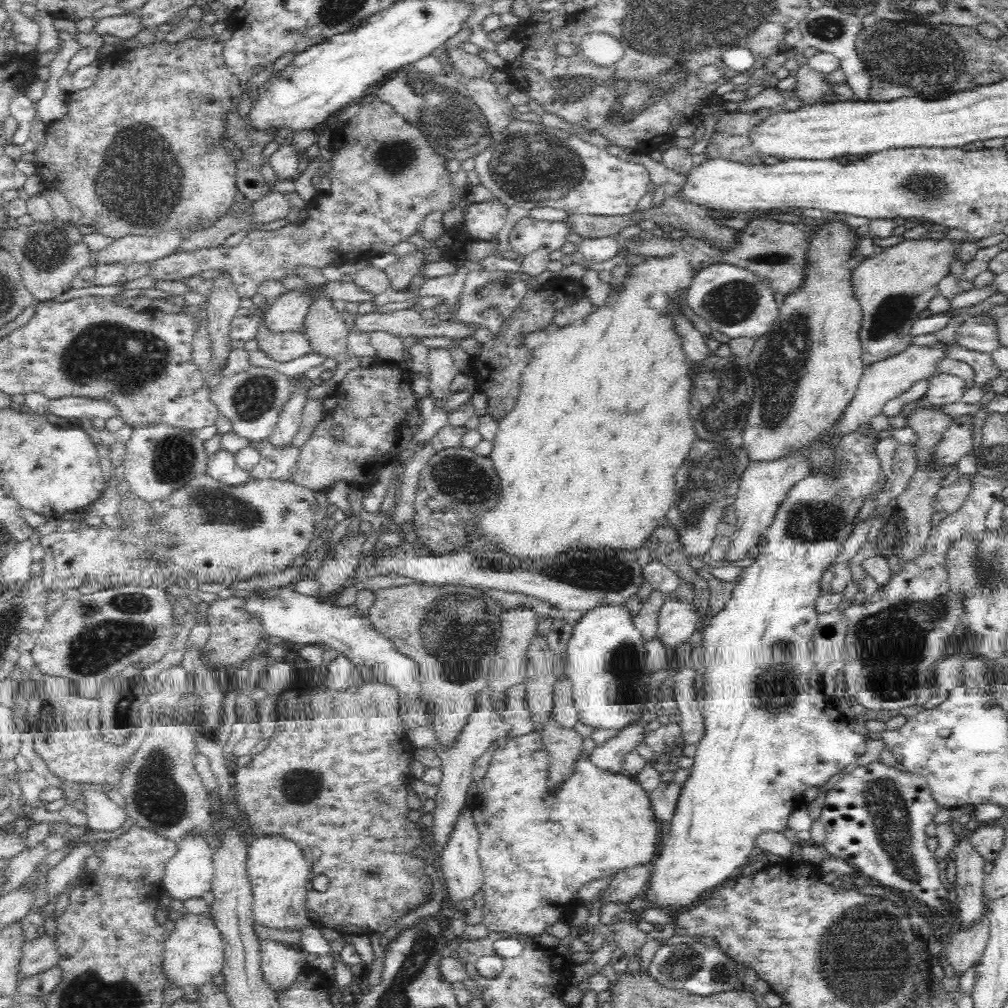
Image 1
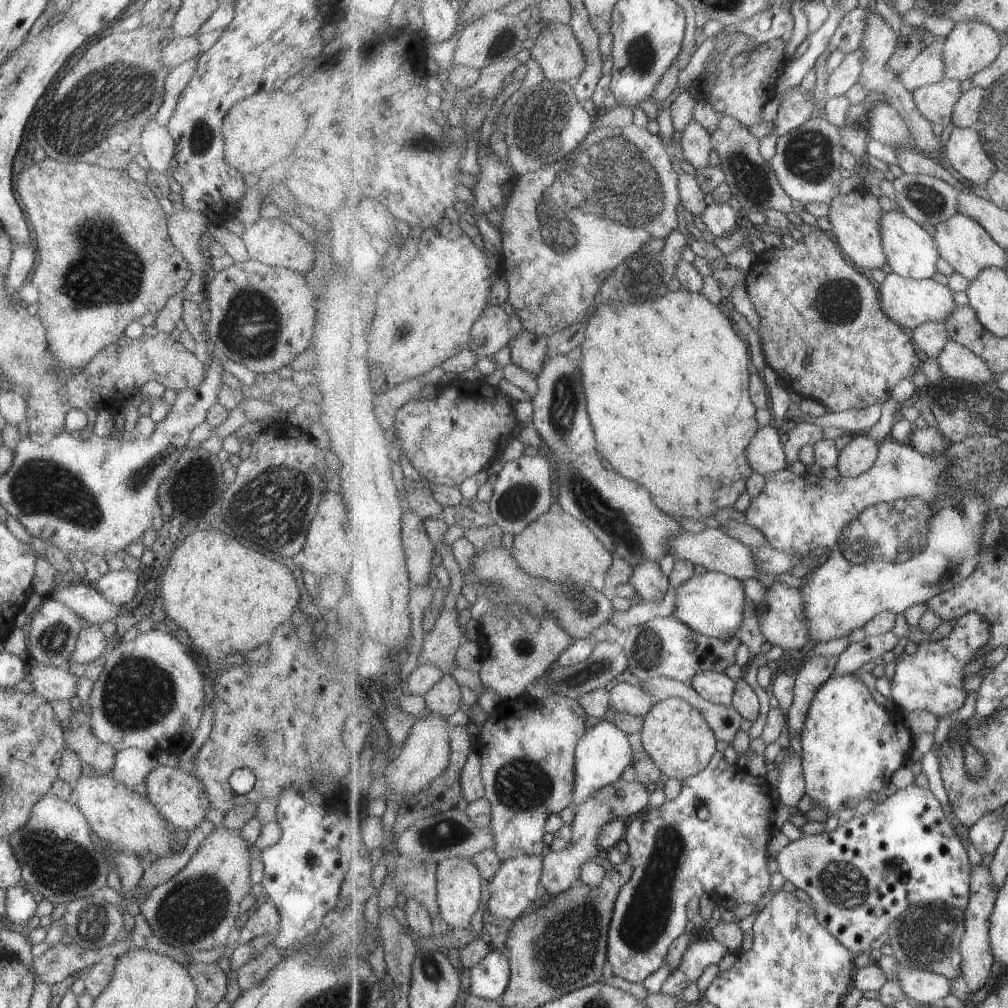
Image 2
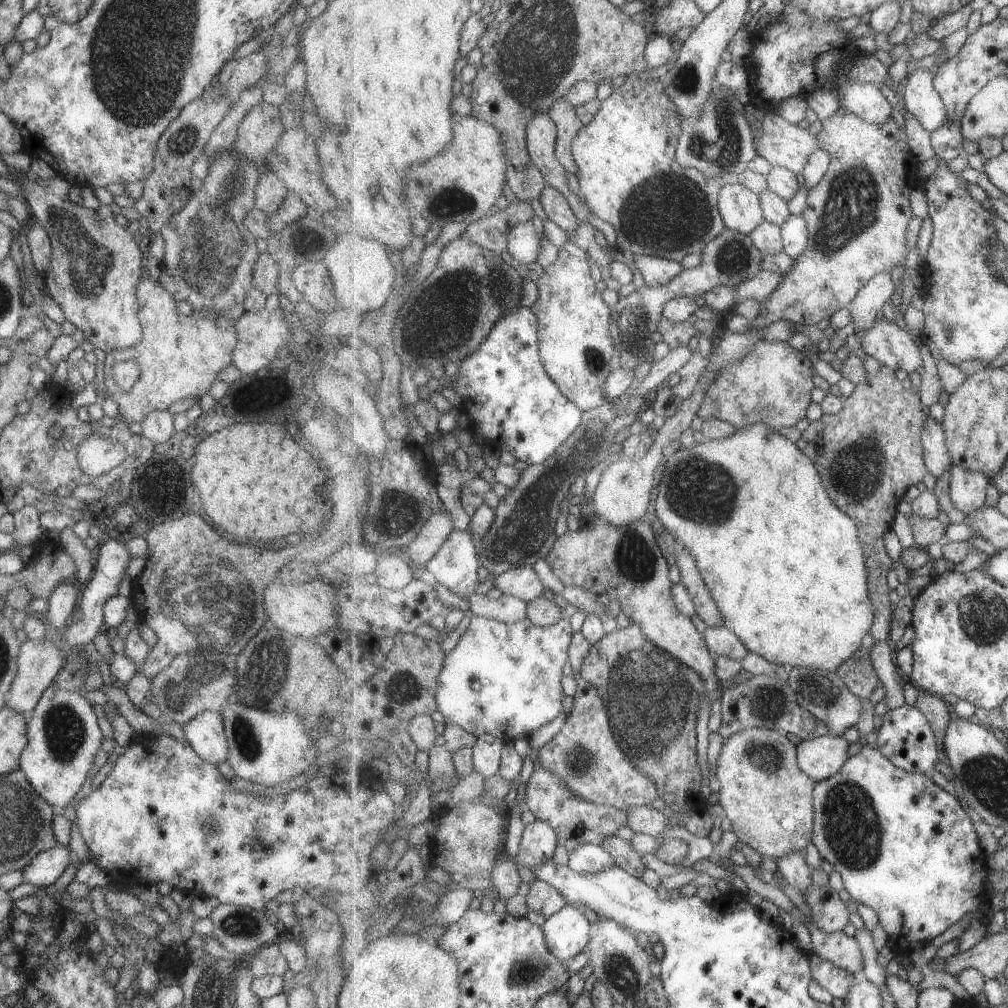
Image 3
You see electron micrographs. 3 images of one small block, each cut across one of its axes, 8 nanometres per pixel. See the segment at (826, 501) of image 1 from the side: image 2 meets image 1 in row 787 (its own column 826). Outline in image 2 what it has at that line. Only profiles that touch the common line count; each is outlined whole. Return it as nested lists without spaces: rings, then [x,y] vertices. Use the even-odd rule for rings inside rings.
[[[856,673],[843,674],[843,676],[831,677],[825,684],[822,684],[812,699],[812,703],[804,722],[803,732],[800,736],[800,744],[802,745],[802,759],[804,768],[804,777],[806,782],[806,795],[812,799],[813,805],[817,808],[827,810],[828,816],[838,816],[843,808],[855,808],[859,806],[863,800],[869,798],[873,792],[880,793],[883,788],[891,782],[893,774],[907,762],[909,752],[911,752],[911,729],[907,728],[906,722],[903,720],[893,720],[895,716],[891,716],[887,709],[879,706],[873,698],[873,692],[867,688],[867,683],[859,681],[855,678]]]

